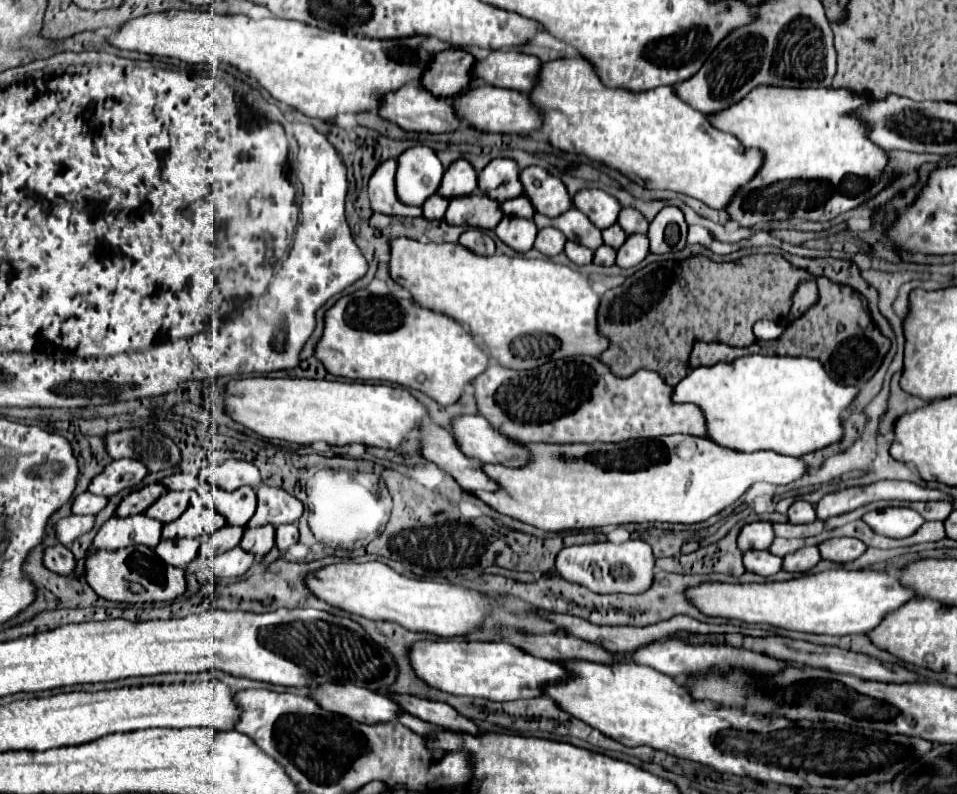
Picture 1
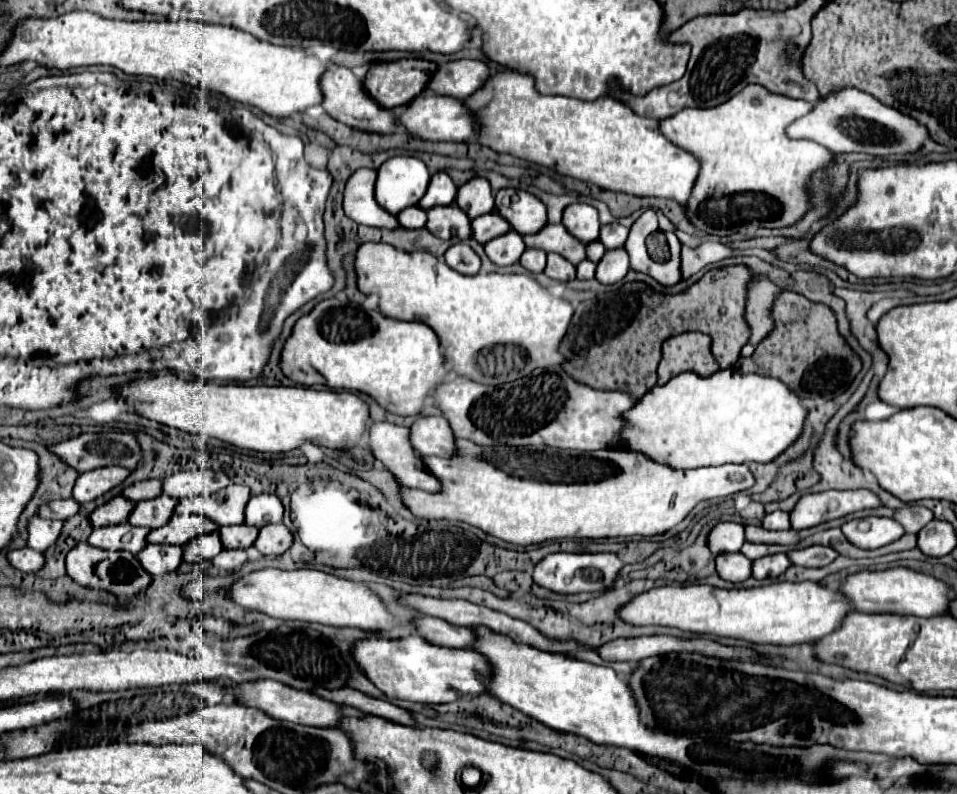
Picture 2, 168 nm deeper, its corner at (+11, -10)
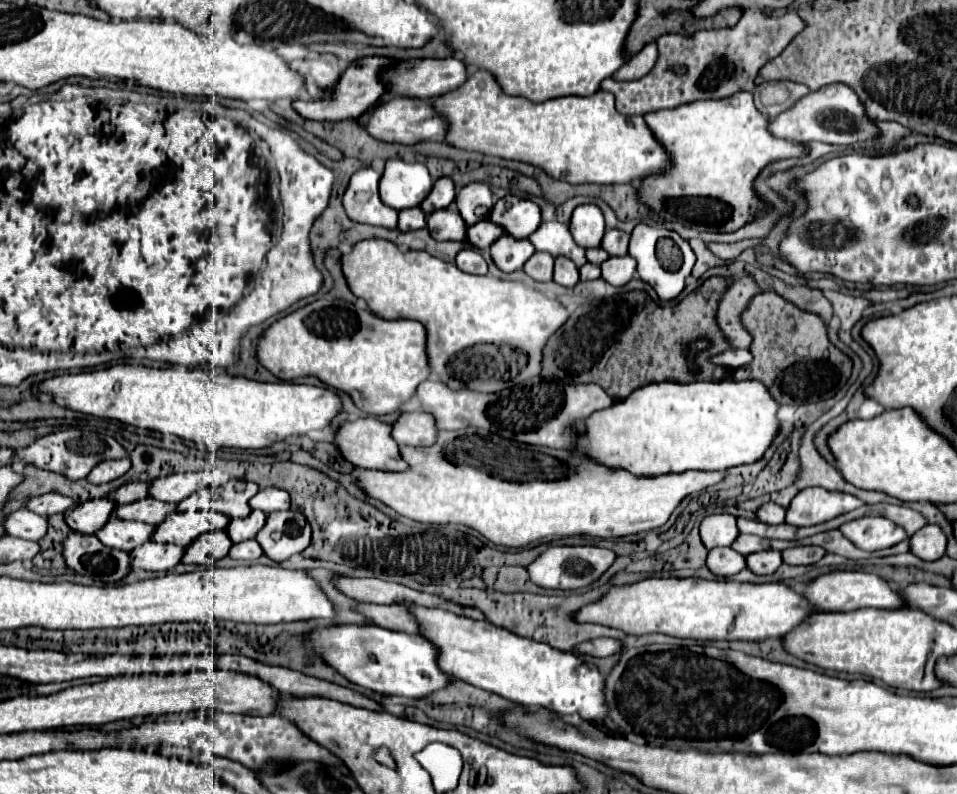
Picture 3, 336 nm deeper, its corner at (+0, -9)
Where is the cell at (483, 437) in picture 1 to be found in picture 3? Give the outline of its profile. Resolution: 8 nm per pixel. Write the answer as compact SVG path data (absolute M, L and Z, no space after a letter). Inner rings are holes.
M402 412L392 424L392 438L400 446L430 446L436 440L434 418L426 412Z

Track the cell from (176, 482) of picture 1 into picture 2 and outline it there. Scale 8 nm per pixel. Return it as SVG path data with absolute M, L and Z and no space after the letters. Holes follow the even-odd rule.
M149 479L149 481L141 481L141 483L135 483L131 487L127 487L123 491L123 495L131 501L145 501L145 499L155 499L159 495L163 495L163 481L157 481L157 479Z

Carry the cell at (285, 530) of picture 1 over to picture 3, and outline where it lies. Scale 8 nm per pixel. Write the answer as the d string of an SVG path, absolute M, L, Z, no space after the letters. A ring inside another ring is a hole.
M298 510L272 512L268 514L264 528L256 534L256 540L268 558L274 562L284 562L308 548L310 524Z

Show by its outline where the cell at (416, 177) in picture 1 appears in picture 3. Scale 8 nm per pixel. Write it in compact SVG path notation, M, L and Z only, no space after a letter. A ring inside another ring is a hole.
M400 158L388 160L380 178L380 198L396 210L420 206L430 194L432 178L428 168L420 162L404 162Z

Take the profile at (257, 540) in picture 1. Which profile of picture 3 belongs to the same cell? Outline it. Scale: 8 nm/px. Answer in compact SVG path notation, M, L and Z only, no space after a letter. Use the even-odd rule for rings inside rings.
M252 510L244 520L230 520L226 532L232 542L244 542L258 534L258 530L264 526L266 514L260 510Z

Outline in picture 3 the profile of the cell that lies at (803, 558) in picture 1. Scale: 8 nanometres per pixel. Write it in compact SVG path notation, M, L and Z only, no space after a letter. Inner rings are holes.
M772 548L746 556L746 568L750 568L754 574L772 574L780 564L782 564L780 552Z

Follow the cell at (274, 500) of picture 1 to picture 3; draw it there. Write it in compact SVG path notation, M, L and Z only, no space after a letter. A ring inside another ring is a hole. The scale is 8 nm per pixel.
M264 488L250 500L250 506L262 510L264 514L270 514L276 510L288 510L290 496L286 490L280 490L280 488Z

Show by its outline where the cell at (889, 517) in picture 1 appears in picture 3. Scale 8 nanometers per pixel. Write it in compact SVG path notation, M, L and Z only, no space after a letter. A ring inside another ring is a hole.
M864 516L842 524L838 530L848 540L852 540L852 544L856 544L860 550L868 550L868 552L884 550L908 538L904 528L880 516Z

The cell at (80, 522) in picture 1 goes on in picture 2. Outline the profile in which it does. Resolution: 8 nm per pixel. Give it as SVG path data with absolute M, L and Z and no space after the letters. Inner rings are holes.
M33 517L27 529L29 529L29 537L27 537L29 547L37 549L39 553L45 553L59 539L63 531L63 521L47 521L41 517Z

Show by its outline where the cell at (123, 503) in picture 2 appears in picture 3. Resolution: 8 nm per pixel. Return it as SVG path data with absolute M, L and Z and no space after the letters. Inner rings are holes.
M108 498L86 500L84 504L76 504L68 512L64 512L64 522L74 532L94 534L96 530L100 530L112 518L114 508L116 508L116 504Z

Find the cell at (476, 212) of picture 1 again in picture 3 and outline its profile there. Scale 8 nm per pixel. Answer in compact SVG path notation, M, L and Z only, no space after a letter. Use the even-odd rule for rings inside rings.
M456 208L432 212L426 220L426 228L428 232L432 232L434 240L456 240L456 242L466 240L466 224Z

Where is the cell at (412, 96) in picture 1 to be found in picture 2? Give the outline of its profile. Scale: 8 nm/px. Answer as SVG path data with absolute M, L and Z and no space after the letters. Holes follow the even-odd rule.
M331 65L325 73L325 77L321 79L323 85L323 109L337 121L353 127L353 129L365 129L369 133L391 133L397 127L397 117L381 107L363 87L365 81L365 69L363 69L363 77L359 77L357 73L353 73L351 69L339 67L339 65Z

